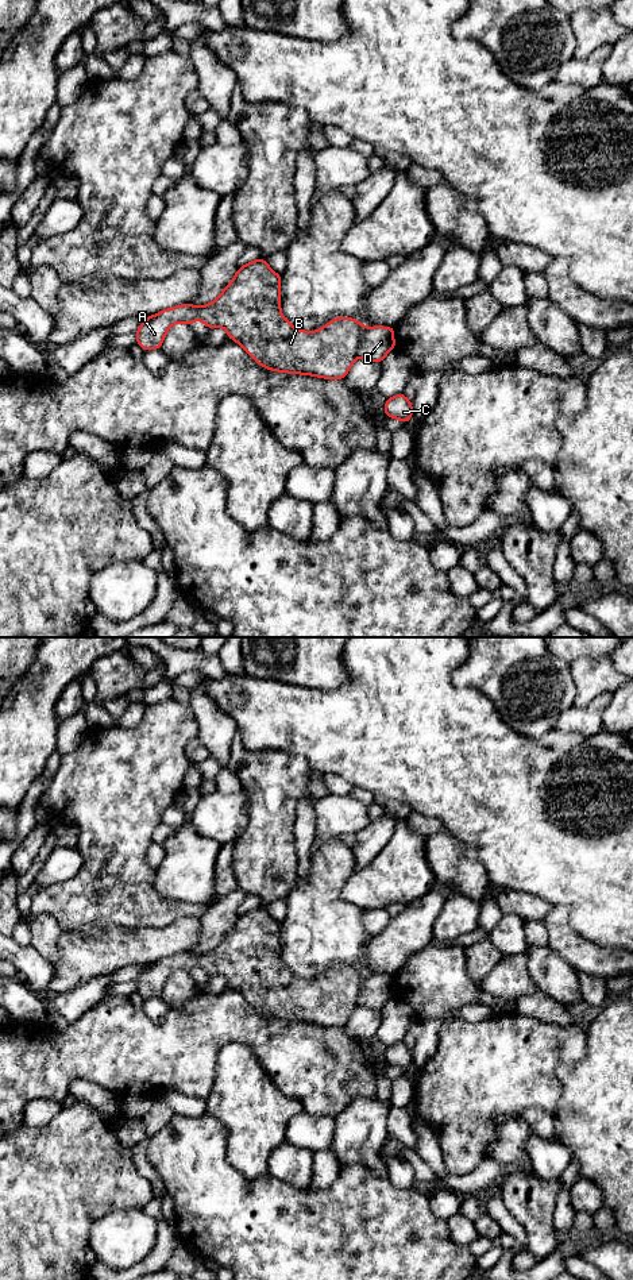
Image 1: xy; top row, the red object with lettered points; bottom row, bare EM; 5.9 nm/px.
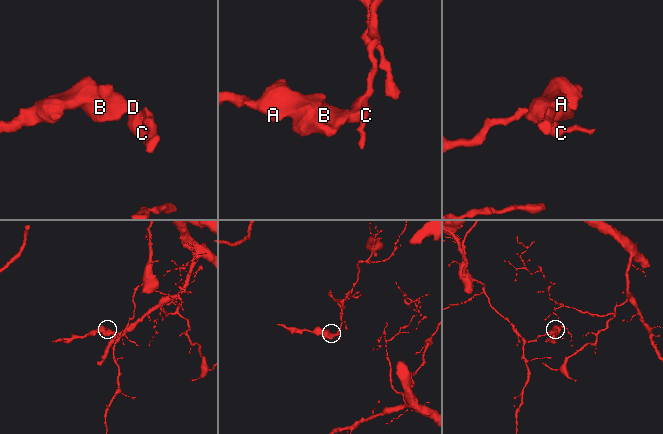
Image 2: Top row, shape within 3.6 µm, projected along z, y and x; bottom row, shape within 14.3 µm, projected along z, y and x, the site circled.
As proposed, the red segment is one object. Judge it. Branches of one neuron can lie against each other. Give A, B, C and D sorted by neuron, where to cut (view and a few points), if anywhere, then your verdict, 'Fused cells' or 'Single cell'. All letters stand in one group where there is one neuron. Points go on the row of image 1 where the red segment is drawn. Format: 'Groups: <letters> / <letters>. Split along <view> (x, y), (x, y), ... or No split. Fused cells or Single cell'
Groups: A B / C D. Split along xy (365, 327), (356, 355). Fused cells

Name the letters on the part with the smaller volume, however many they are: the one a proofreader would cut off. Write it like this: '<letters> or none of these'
A, B

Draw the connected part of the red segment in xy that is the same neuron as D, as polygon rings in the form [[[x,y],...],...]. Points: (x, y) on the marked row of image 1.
[[[364,327],[358,356],[381,363],[393,348],[395,348],[394,327]]]

